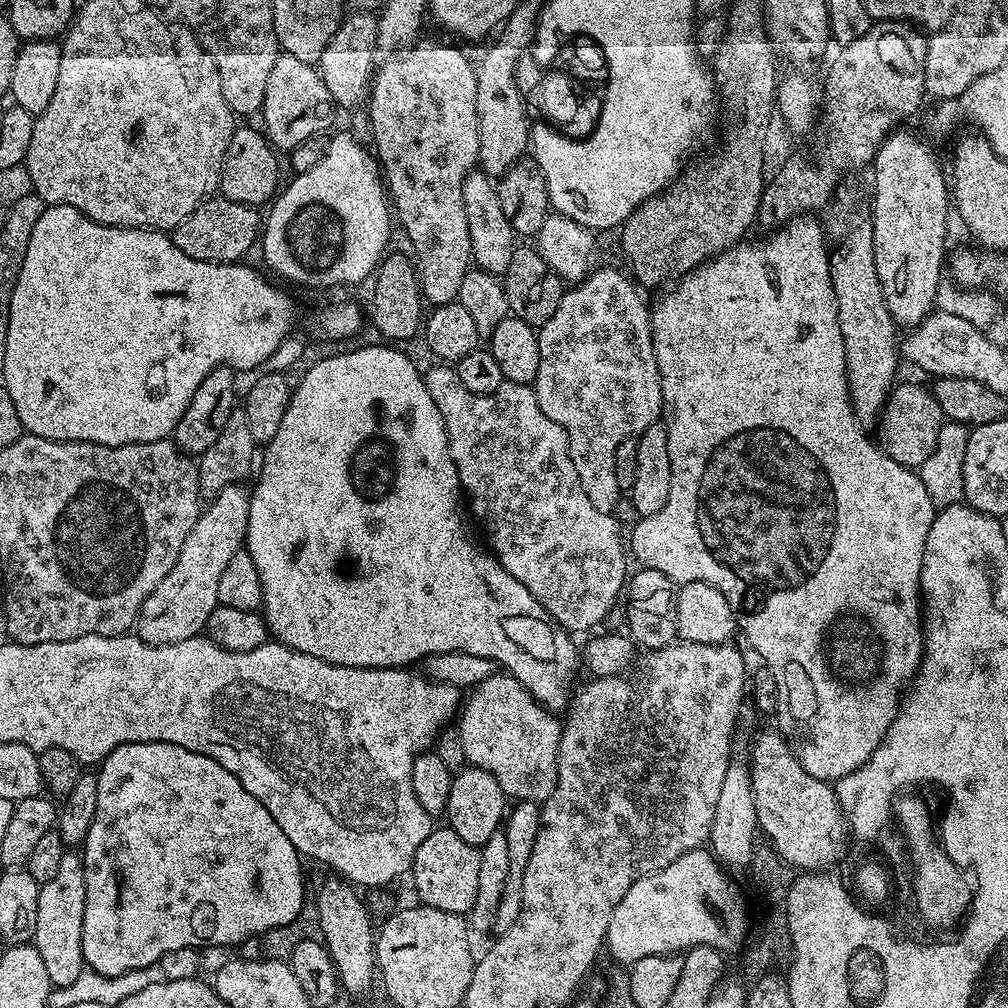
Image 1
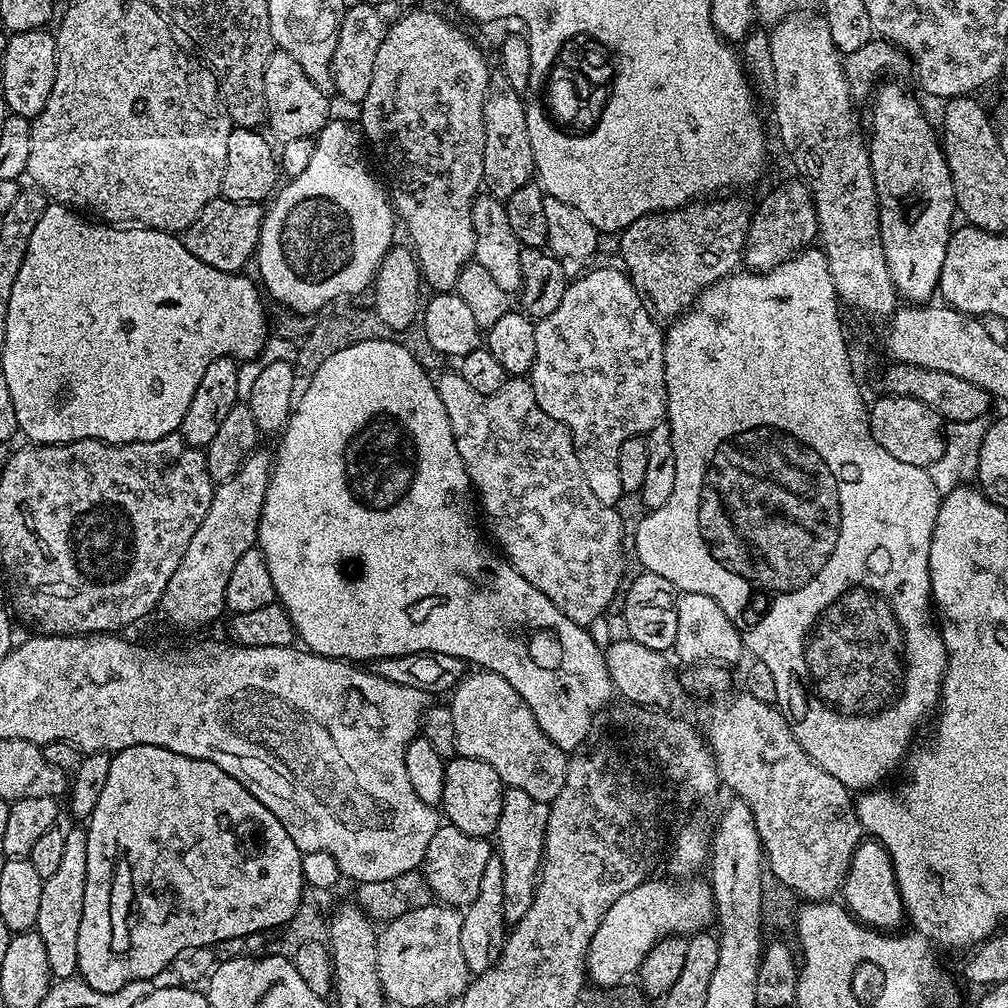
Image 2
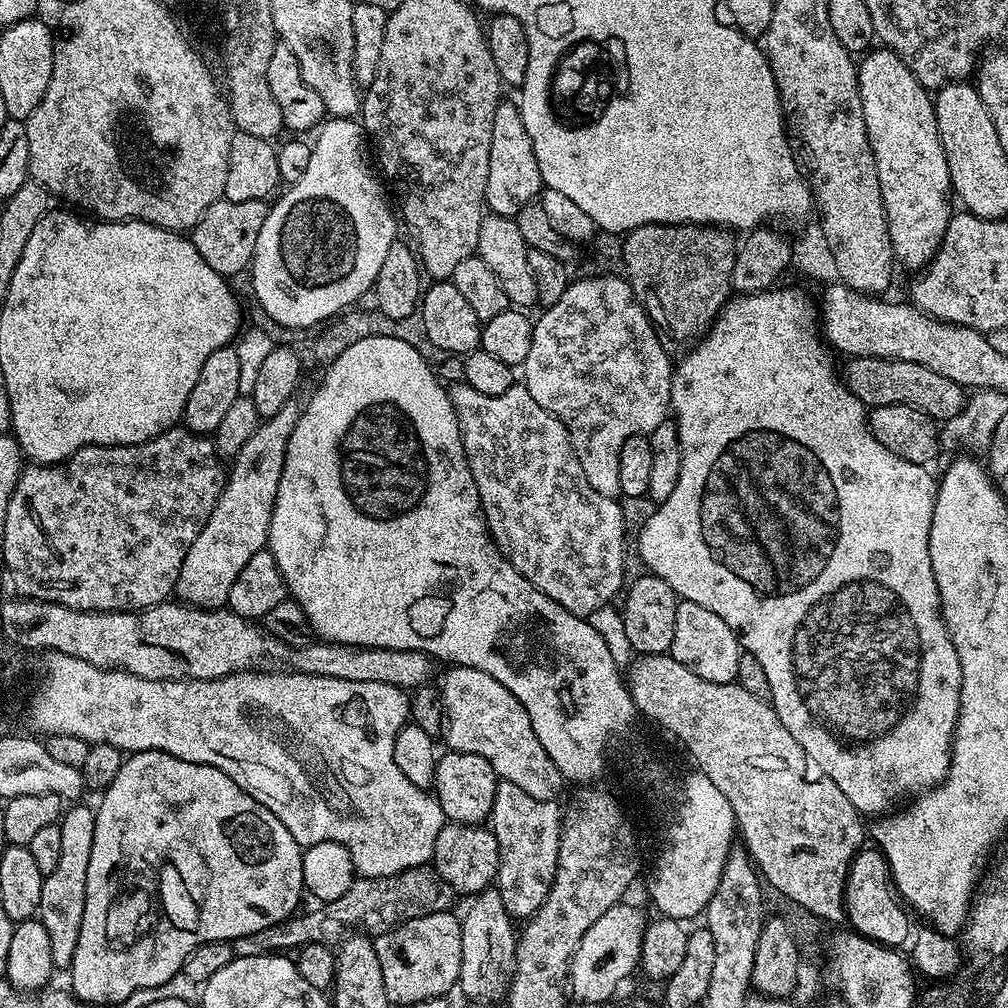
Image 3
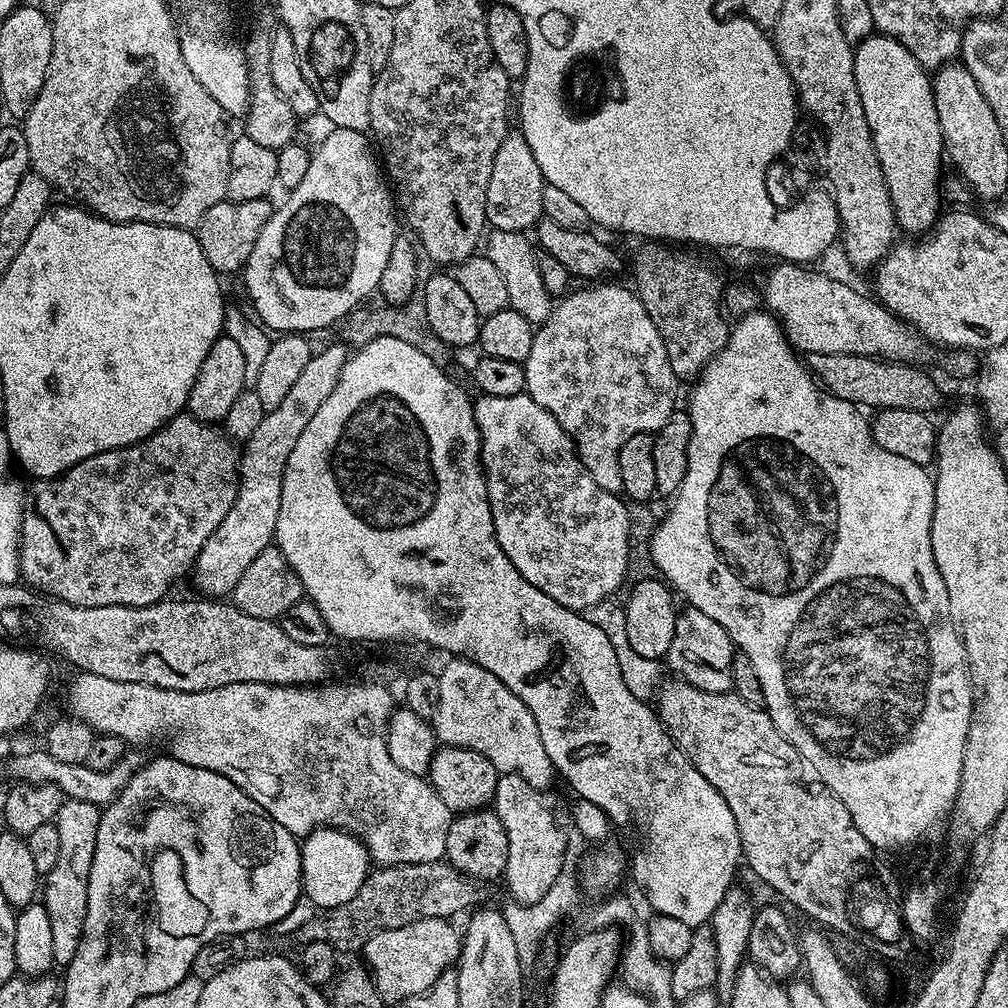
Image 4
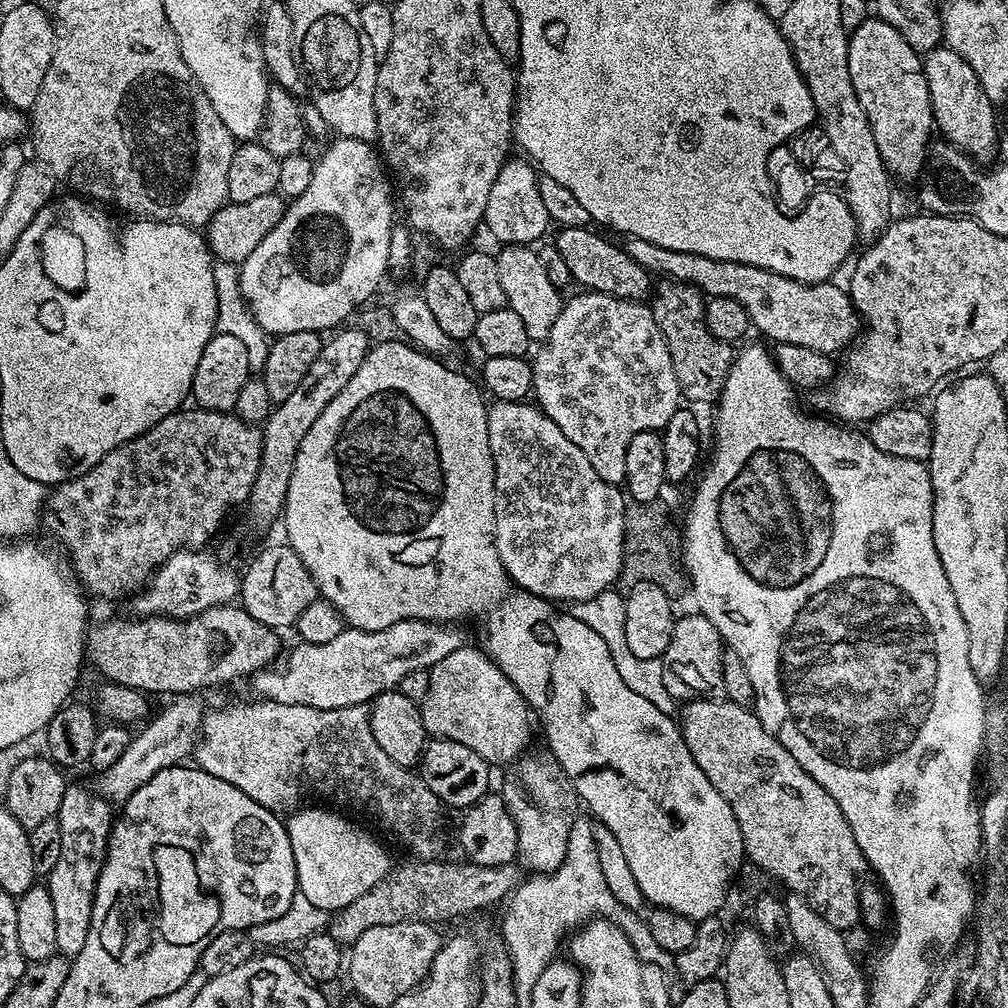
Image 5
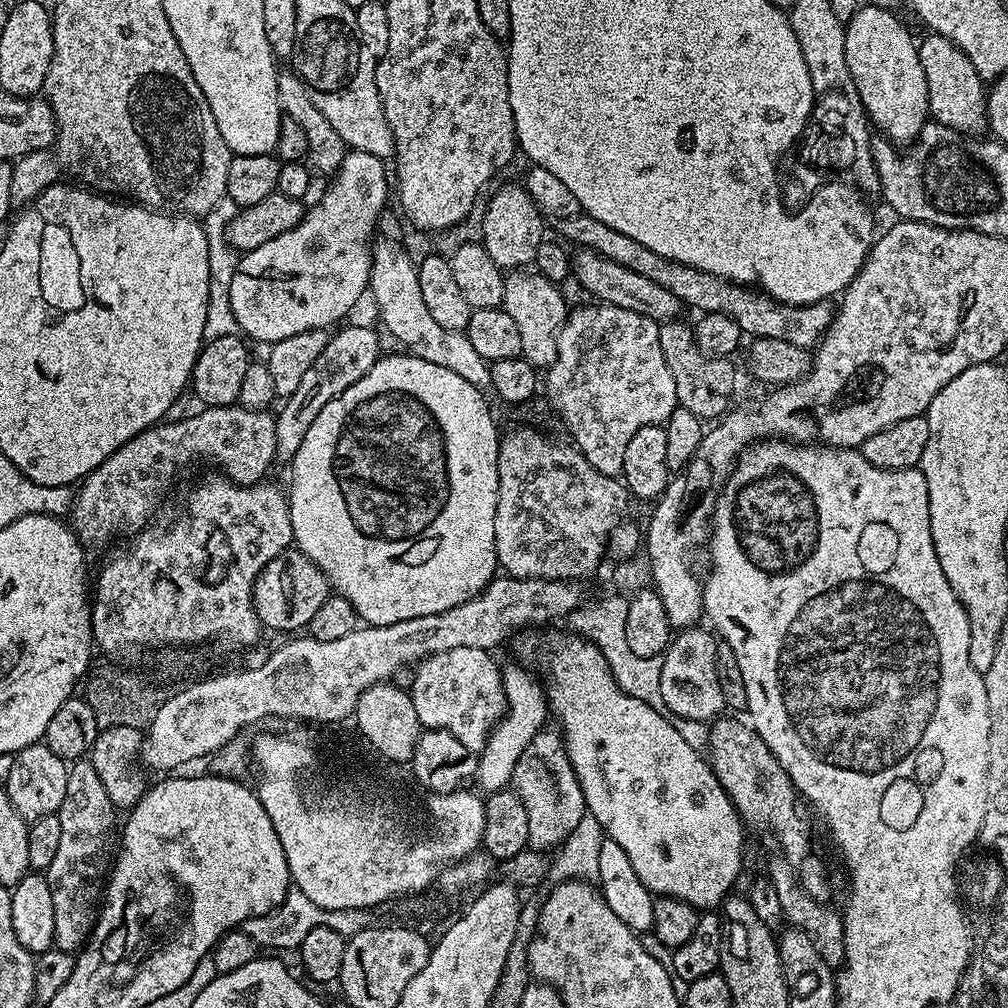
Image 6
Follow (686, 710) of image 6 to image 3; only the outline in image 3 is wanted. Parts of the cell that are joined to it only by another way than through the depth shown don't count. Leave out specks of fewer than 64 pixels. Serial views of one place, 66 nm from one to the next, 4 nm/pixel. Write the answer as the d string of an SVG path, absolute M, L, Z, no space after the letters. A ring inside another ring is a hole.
M680 600L674 614L674 642L670 654L682 666L694 670L706 682L730 684L739 674L739 660L742 653L740 639L736 632L714 614L714 610L706 610L706 606L698 606L698 602Z

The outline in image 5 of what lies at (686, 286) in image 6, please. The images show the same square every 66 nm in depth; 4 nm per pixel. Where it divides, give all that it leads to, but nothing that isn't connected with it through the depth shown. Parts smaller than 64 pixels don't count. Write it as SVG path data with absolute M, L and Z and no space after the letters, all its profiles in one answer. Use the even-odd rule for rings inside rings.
M637 236L627 237L622 247L653 277L692 284L708 298L734 298L746 310L749 325L776 344L806 346L806 350L836 354L839 348L847 349L861 335L862 321L852 304L852 297L836 282L803 284L749 264L666 250L666 246L654 246L654 242L646 242L646 238Z

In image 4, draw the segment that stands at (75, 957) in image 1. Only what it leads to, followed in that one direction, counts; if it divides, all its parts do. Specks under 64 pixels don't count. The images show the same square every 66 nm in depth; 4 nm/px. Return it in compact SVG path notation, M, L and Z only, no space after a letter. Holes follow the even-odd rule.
M65 799L54 823L58 826L58 863L42 884L42 903L50 914L50 931L54 942L56 964L67 966L78 954L86 926L86 906L90 886L90 866L94 866L94 850L98 846L98 826L101 809L90 802Z

